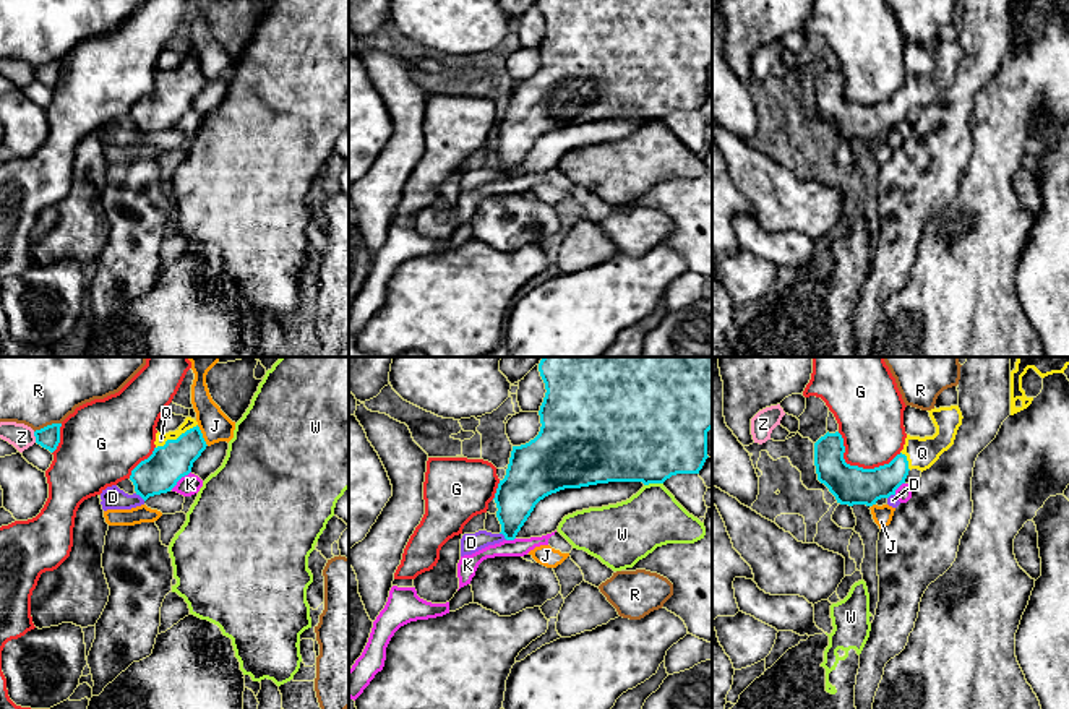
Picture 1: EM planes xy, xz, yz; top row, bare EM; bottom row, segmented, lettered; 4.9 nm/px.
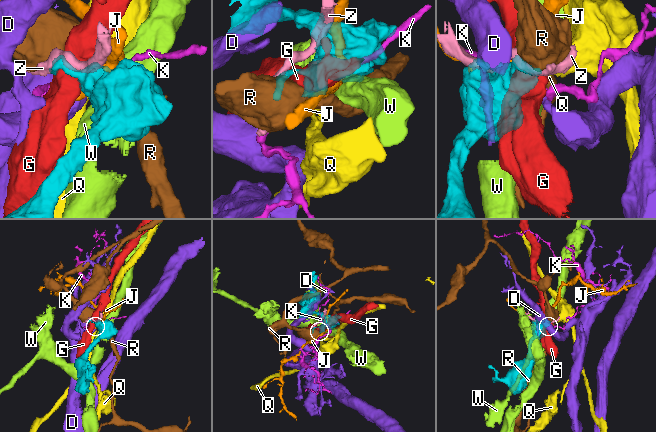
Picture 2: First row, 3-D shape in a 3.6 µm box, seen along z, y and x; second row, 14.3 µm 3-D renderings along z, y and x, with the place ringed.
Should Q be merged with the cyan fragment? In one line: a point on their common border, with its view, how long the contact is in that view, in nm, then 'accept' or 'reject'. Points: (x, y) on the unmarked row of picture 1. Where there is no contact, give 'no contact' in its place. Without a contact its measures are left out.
xy (177, 75) | 240 nm | accept

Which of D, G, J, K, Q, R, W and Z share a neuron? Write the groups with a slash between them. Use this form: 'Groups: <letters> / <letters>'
Groups: D / G Z / J / K / Q / R / W

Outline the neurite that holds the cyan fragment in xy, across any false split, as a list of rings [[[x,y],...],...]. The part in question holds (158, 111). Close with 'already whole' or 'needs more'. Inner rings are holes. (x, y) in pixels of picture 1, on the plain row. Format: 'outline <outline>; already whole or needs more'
outline [[[187,54],[169,70],[156,70],[152,91],[141,97],[130,112],[136,131],[144,138],[149,133],[170,128],[177,118],[191,109],[193,99],[206,86],[198,58]]]; needs more

